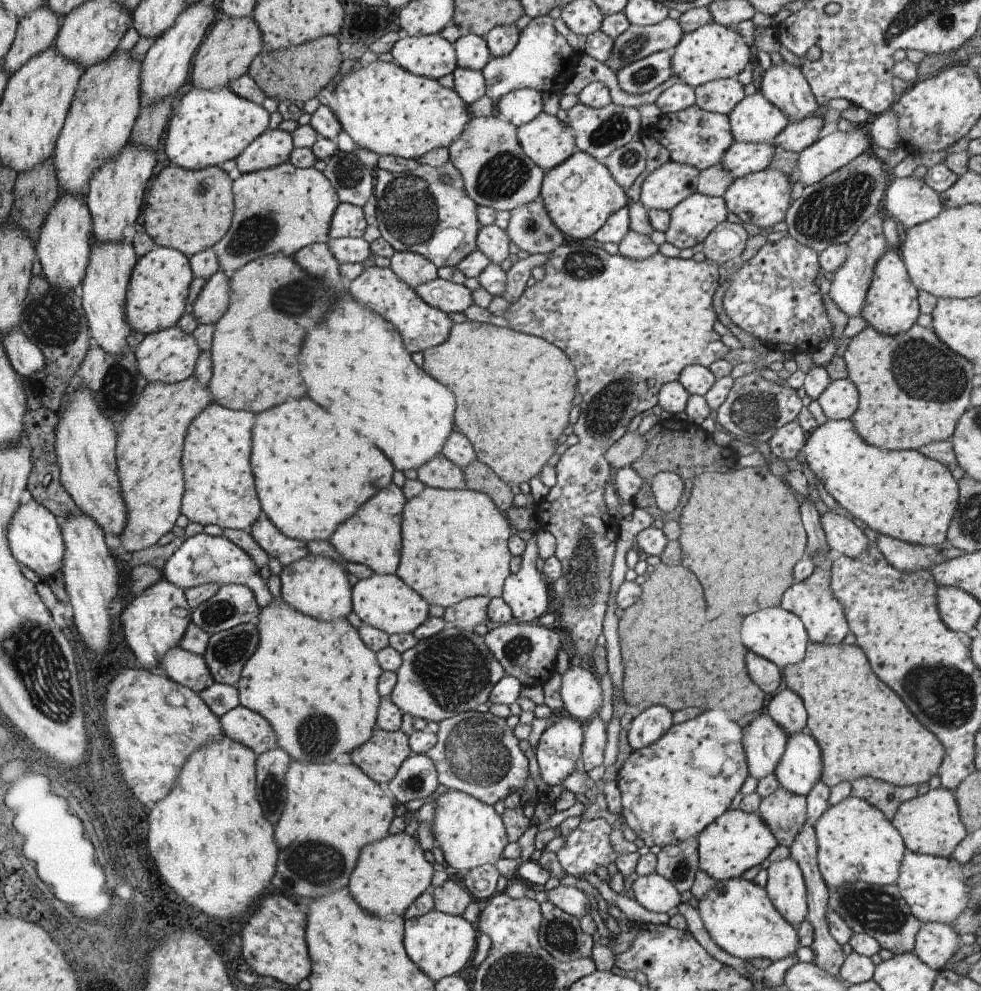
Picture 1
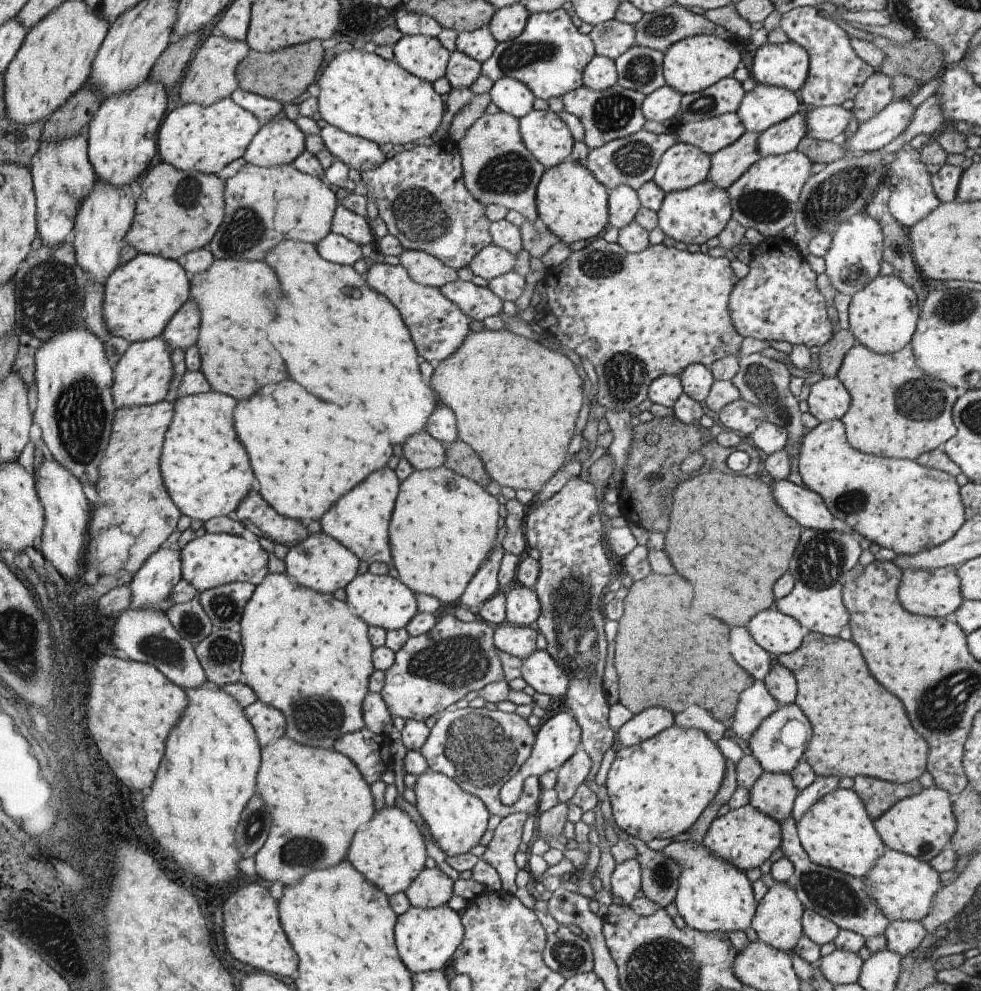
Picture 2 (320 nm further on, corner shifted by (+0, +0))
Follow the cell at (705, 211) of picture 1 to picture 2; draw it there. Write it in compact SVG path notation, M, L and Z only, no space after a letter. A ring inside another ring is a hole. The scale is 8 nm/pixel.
M710 179L695 184L690 188L665 193L657 212L657 226L666 236L678 242L688 244L704 244L719 236L732 219L732 207L727 189L717 187Z

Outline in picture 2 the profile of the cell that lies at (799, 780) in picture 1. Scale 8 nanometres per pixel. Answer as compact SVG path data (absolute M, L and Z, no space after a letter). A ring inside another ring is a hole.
M794 702L779 705L776 712L767 716L762 724L749 738L751 755L758 761L764 771L790 774L798 761L804 758L808 741L813 736L813 728L802 709Z

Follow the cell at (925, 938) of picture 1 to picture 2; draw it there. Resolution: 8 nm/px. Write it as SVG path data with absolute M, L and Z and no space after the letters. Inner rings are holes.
M892 921L883 932L887 940L887 949L902 956L916 950L926 933L920 921Z

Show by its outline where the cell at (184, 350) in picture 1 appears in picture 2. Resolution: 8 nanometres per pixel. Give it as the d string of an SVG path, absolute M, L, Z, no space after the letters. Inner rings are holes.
M160 337L132 343L120 358L115 368L115 393L116 408L150 406L167 398L174 366L171 360L170 346Z

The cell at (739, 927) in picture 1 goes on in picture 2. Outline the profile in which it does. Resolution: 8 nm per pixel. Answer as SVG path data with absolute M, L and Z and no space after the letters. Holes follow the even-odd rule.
M673 838L662 852L679 864L680 876L675 904L678 914L688 927L696 931L723 934L745 932L751 926L759 902L753 891L753 883L746 877L746 872L713 855L703 843L692 841L691 838Z

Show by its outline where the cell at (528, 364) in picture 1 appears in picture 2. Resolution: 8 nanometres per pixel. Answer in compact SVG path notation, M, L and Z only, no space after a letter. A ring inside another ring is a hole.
M484 328L481 331L471 330L455 353L452 353L446 360L435 364L430 384L436 392L439 402L454 412L459 439L472 447L473 451L483 460L486 472L491 476L491 480L496 480L502 486L510 486L512 490L516 491L520 488L532 490L536 495L568 459L568 446L570 446L570 440L574 436L576 420L578 420L578 414L580 414L582 404L584 404L583 380L583 373L560 351L545 348L538 342L516 335L507 328L501 331L491 331Z

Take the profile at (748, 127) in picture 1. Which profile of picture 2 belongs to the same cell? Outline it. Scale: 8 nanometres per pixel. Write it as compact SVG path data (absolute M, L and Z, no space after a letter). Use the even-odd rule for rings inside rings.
M757 83L753 90L745 92L736 113L740 117L741 123L744 124L746 131L761 133L796 114L798 108L800 108L800 100L794 91Z

